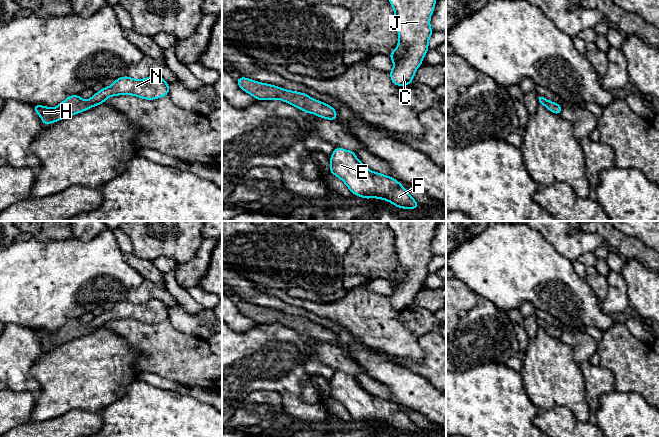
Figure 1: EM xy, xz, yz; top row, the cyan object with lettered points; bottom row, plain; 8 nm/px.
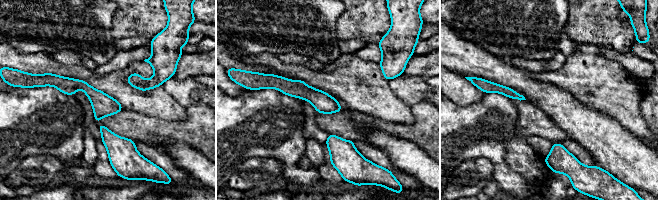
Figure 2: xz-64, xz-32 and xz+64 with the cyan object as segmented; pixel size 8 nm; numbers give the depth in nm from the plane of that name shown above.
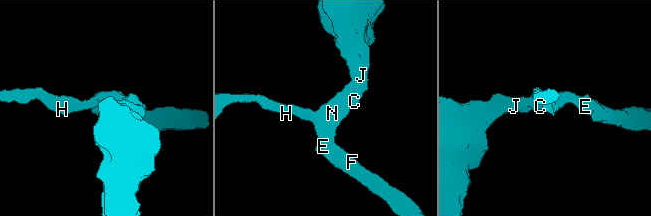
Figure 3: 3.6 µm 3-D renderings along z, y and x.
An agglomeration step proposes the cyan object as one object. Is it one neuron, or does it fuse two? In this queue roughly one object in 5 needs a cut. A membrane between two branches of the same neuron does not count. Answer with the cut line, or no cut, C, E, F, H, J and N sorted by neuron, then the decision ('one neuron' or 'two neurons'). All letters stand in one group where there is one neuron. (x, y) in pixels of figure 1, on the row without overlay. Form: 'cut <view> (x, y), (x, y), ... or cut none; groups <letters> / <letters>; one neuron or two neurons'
cut none; groups C E F H J N; one neuron

